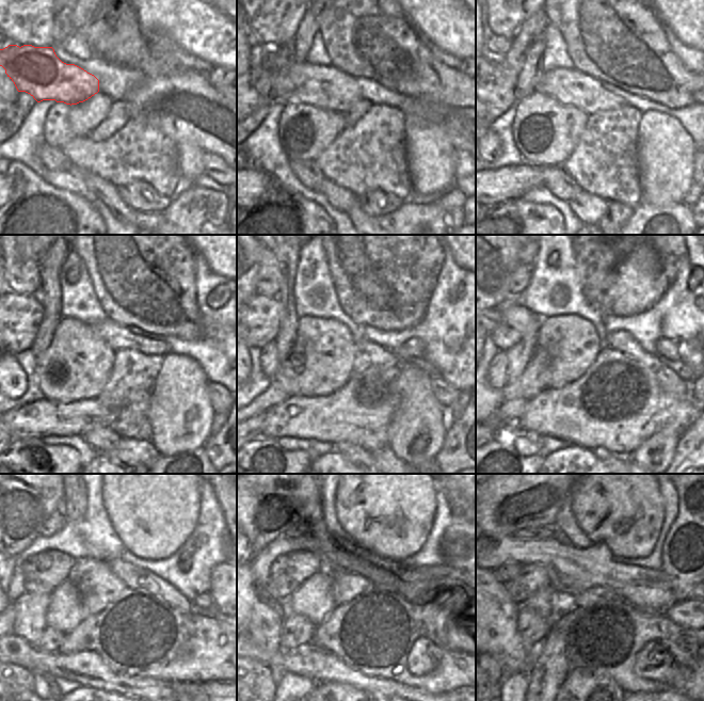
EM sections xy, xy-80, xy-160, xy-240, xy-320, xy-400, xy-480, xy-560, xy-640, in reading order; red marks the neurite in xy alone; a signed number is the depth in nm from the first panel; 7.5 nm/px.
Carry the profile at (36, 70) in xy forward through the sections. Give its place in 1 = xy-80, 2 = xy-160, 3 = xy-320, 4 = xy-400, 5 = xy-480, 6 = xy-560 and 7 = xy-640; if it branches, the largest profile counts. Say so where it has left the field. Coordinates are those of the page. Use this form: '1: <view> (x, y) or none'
1: xy-80 (329, 88)
2: xy-160 (571, 86)
3: xy-320 (414, 347)
4: xy-400 (668, 348)
5: xy-480 (203, 601)
6: xy-560 (449, 607)
7: xy-640 (692, 614)

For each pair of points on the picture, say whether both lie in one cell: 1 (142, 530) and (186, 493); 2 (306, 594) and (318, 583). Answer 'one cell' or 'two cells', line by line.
1: one cell
2: one cell

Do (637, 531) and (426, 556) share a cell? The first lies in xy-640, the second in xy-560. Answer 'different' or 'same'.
different

